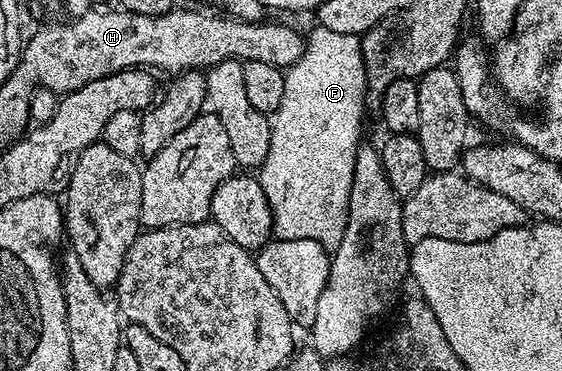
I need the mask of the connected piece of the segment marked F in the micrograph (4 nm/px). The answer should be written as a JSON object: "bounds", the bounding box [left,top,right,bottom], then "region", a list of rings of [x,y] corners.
{"bounds":[258,27,366,249],"region":[[[320,27],[318,33],[321,39],[310,43],[299,61],[287,68],[284,96],[279,109],[270,119],[270,153],[264,166],[259,168],[258,178],[268,198],[272,210],[272,225],[279,238],[312,239],[325,248],[332,249],[342,241],[348,224],[348,202],[352,193],[356,149],[361,142],[360,110],[364,107],[366,72],[357,36],[334,33],[326,27]]]}

